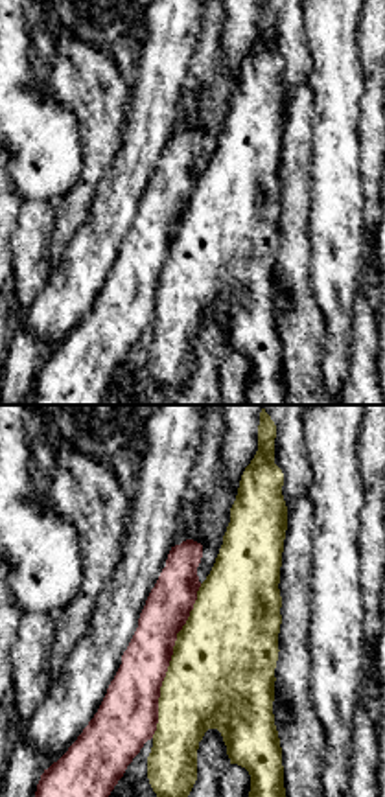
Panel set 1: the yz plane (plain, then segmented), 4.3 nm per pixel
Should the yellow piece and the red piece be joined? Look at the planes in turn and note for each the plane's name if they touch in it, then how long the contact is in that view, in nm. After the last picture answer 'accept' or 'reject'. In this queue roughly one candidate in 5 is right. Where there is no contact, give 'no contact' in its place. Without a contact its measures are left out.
meets yellow in yz; contact 700 nm long

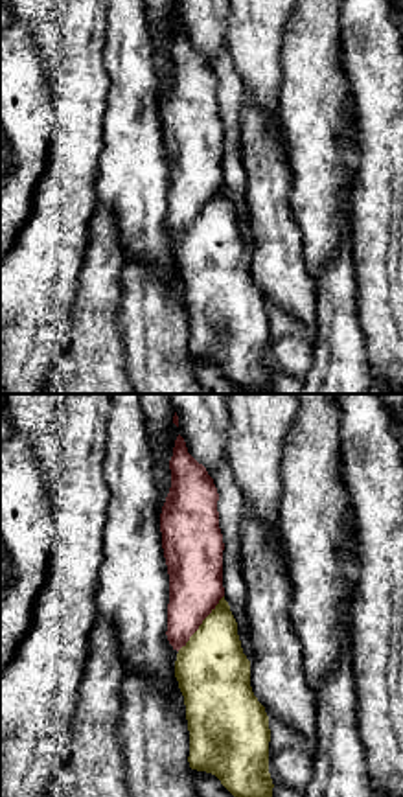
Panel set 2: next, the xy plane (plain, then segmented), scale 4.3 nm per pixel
meets yellow in xy; contact 320 nm long

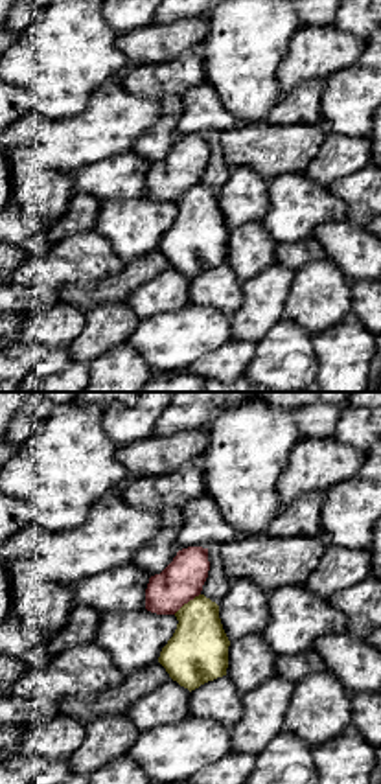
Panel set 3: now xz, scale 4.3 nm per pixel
meets yellow in xz; contact 150 nm long

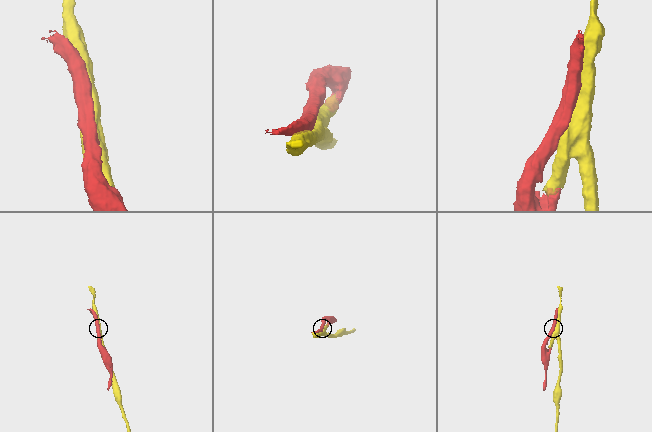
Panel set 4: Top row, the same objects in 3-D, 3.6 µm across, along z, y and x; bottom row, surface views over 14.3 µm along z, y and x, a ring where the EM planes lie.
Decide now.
accept

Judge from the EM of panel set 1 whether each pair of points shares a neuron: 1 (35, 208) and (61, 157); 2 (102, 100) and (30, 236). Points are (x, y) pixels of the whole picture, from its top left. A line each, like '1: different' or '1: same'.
1: different
2: different

